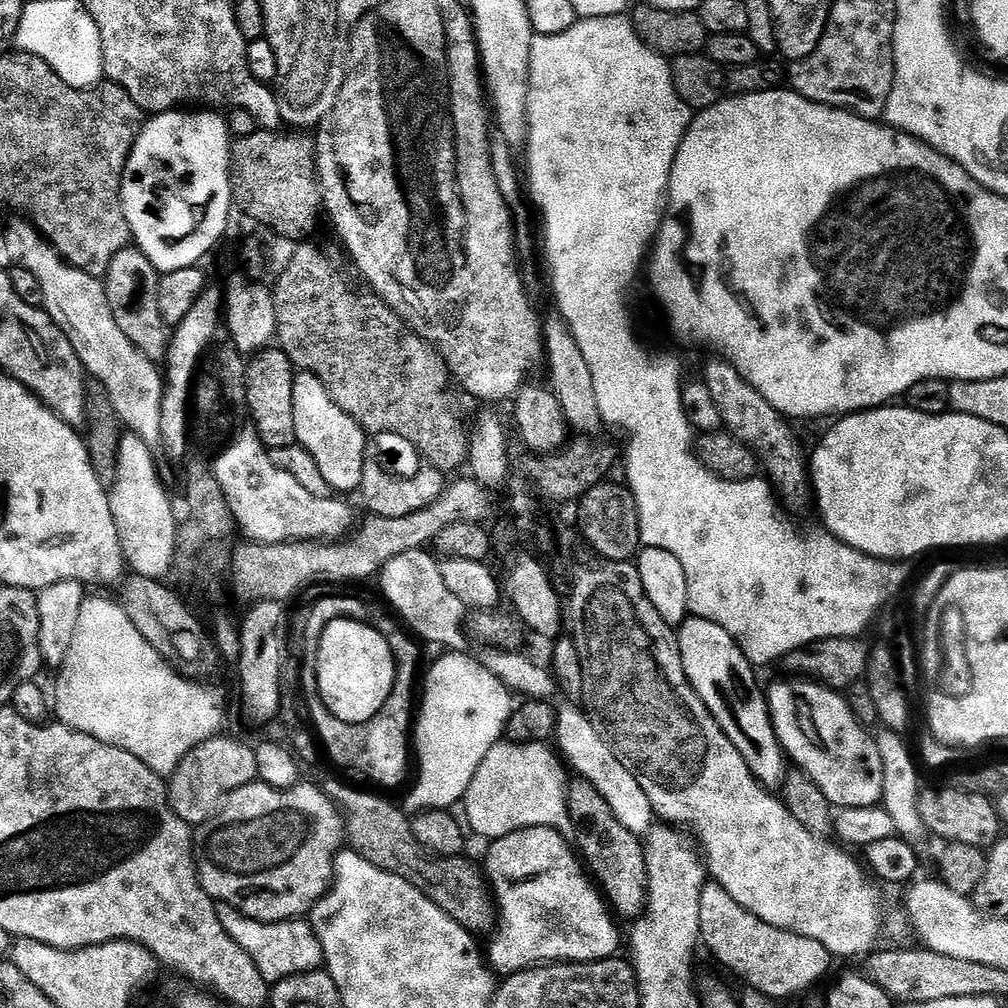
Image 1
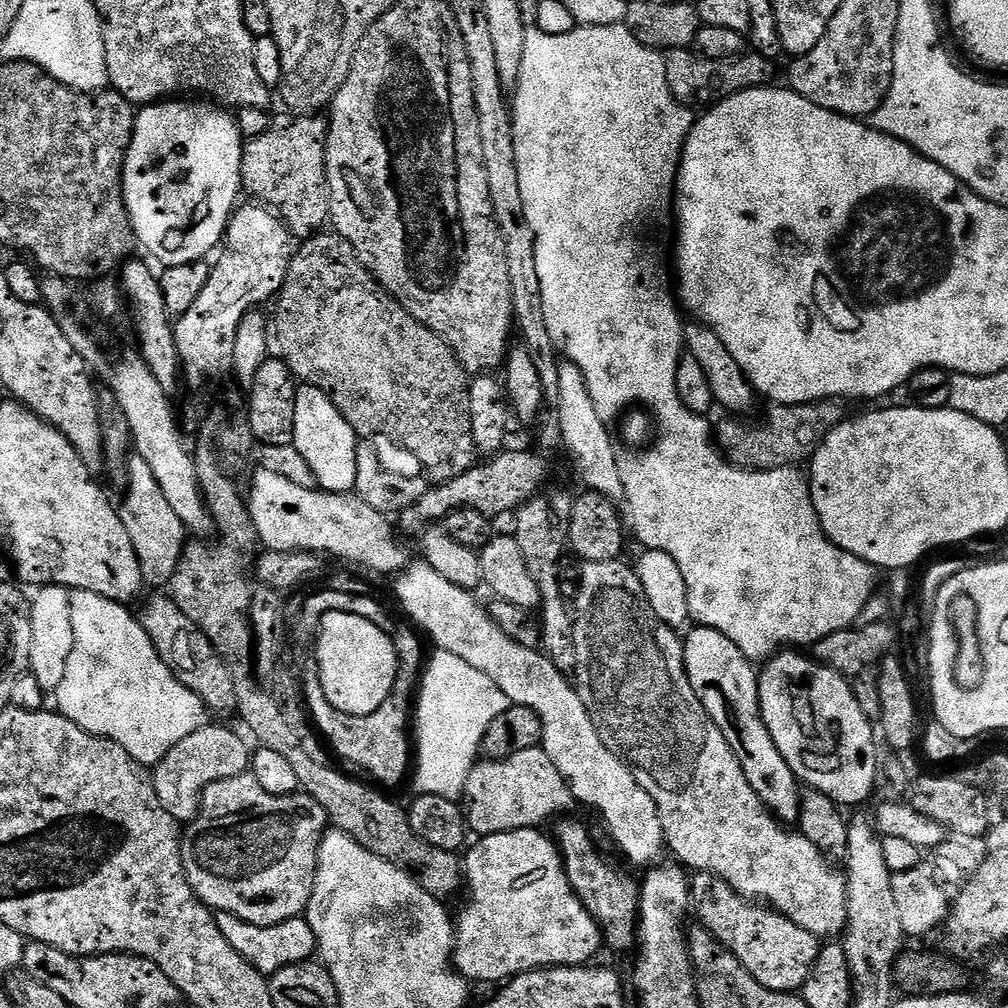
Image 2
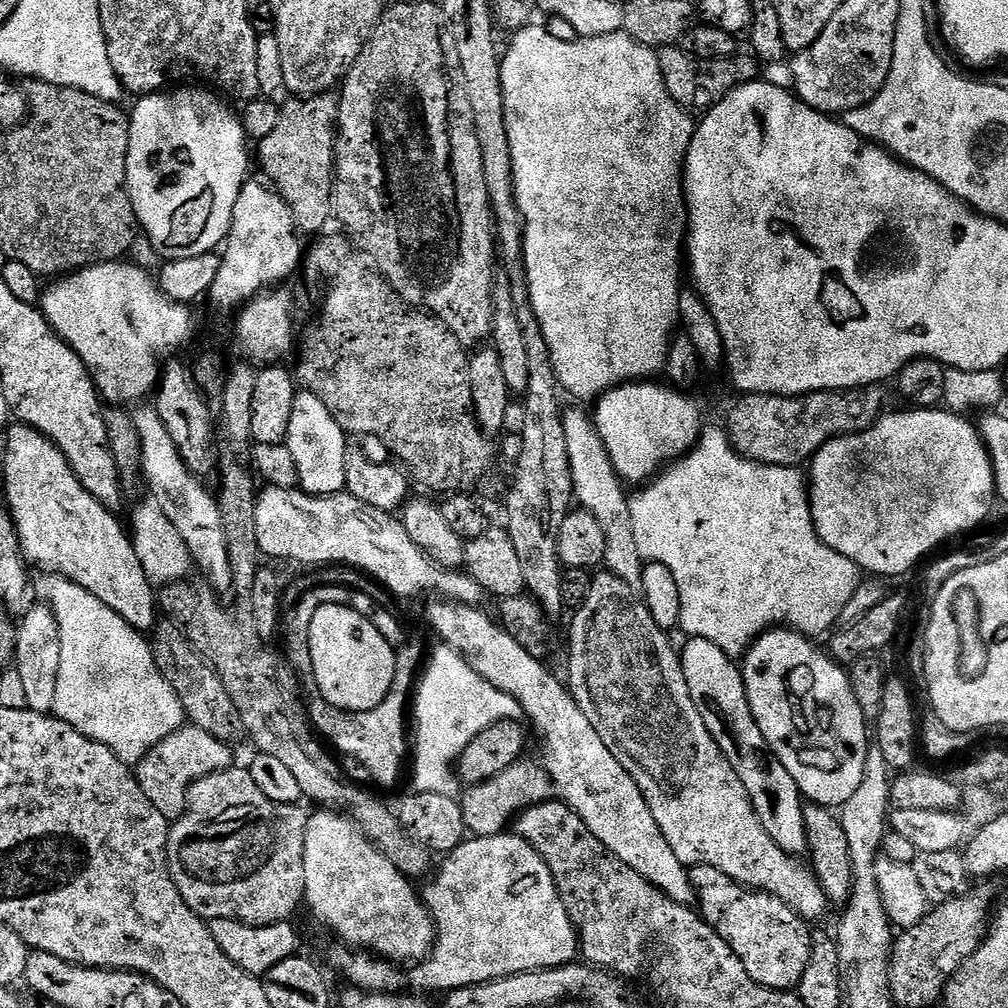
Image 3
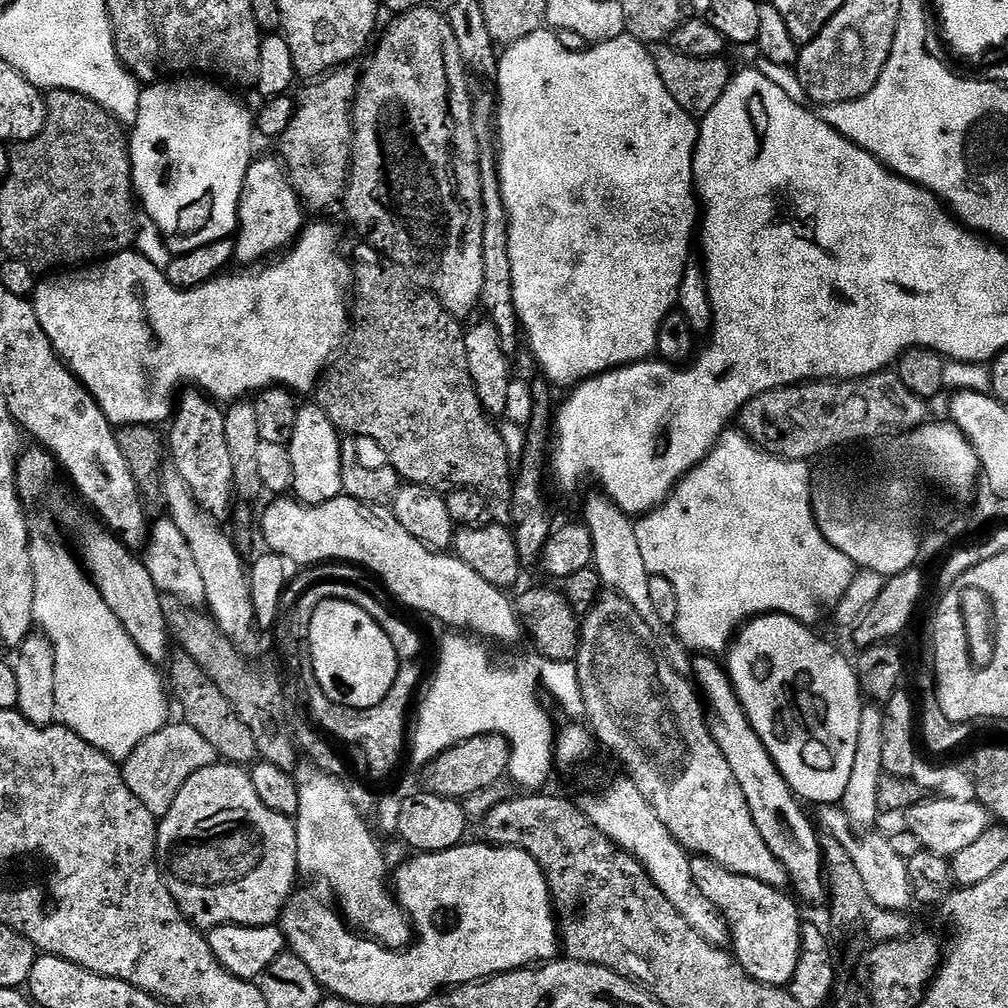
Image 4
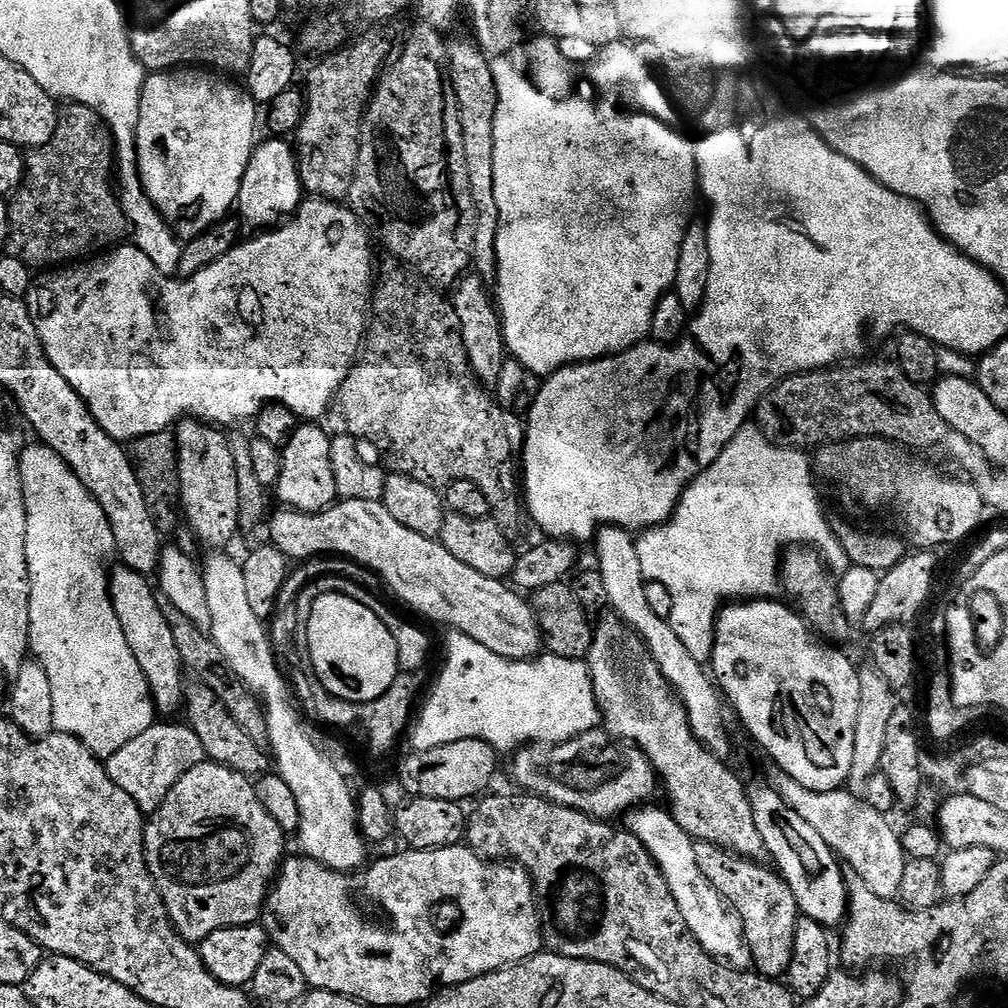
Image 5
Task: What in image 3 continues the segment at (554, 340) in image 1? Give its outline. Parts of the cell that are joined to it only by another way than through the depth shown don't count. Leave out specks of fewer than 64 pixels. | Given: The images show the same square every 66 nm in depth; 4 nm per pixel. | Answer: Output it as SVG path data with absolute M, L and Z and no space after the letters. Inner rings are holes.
M569 407L565 411L564 425L566 426L566 450L570 454L572 495L575 503L590 514L594 514L594 518L598 518L598 526L602 526L602 534L606 534L603 567L618 578L622 578L622 582L633 586L639 585L646 561L638 554L634 525L630 522L629 493L624 493L625 485L610 462L606 446L596 432L593 417L589 413L587 416L580 409L583 407L572 407L576 408Z

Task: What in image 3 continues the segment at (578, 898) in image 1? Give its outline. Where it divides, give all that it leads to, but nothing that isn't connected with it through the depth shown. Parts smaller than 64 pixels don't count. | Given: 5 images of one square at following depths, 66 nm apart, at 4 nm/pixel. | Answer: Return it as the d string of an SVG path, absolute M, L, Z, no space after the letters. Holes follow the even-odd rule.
M515 834L477 836L465 839L441 860L444 861L439 861L429 884L422 888L423 902L436 925L436 943L427 959L413 967L416 969L412 972L412 984L417 993L447 994L454 988L485 984L523 972L560 968L577 959L576 928L570 914L566 914L550 866L530 842Z

